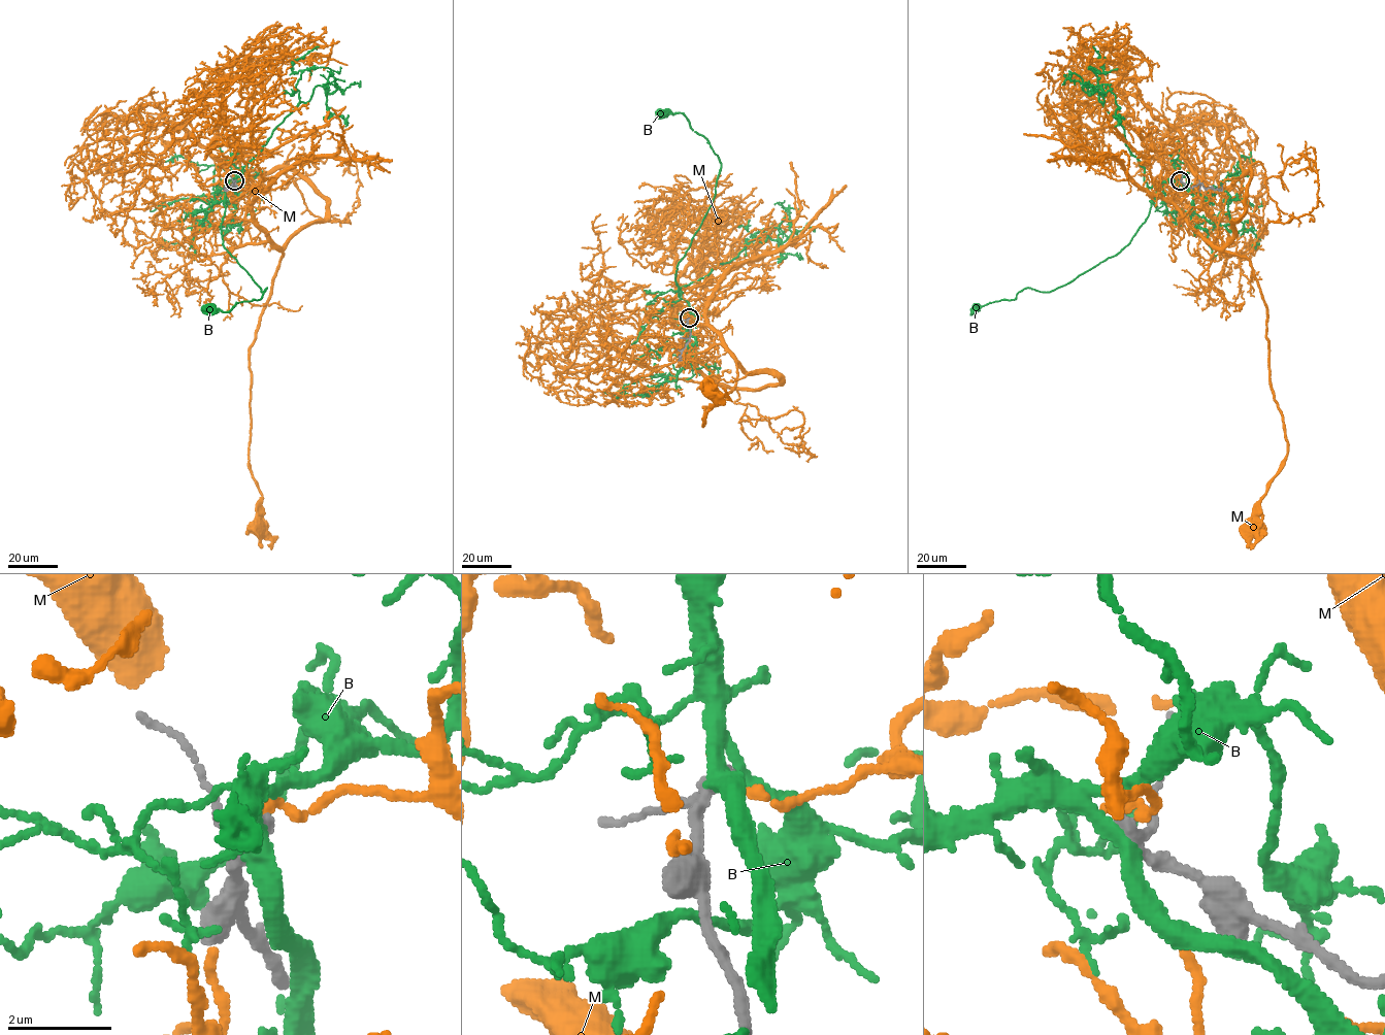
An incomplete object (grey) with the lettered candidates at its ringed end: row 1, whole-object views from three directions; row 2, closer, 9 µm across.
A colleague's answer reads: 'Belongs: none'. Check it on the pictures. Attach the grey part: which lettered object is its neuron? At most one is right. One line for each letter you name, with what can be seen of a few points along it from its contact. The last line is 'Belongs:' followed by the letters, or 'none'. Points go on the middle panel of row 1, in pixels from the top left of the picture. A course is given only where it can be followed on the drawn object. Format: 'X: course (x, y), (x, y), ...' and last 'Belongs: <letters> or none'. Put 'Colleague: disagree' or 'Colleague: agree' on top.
Colleague: agree
Belongs: none

